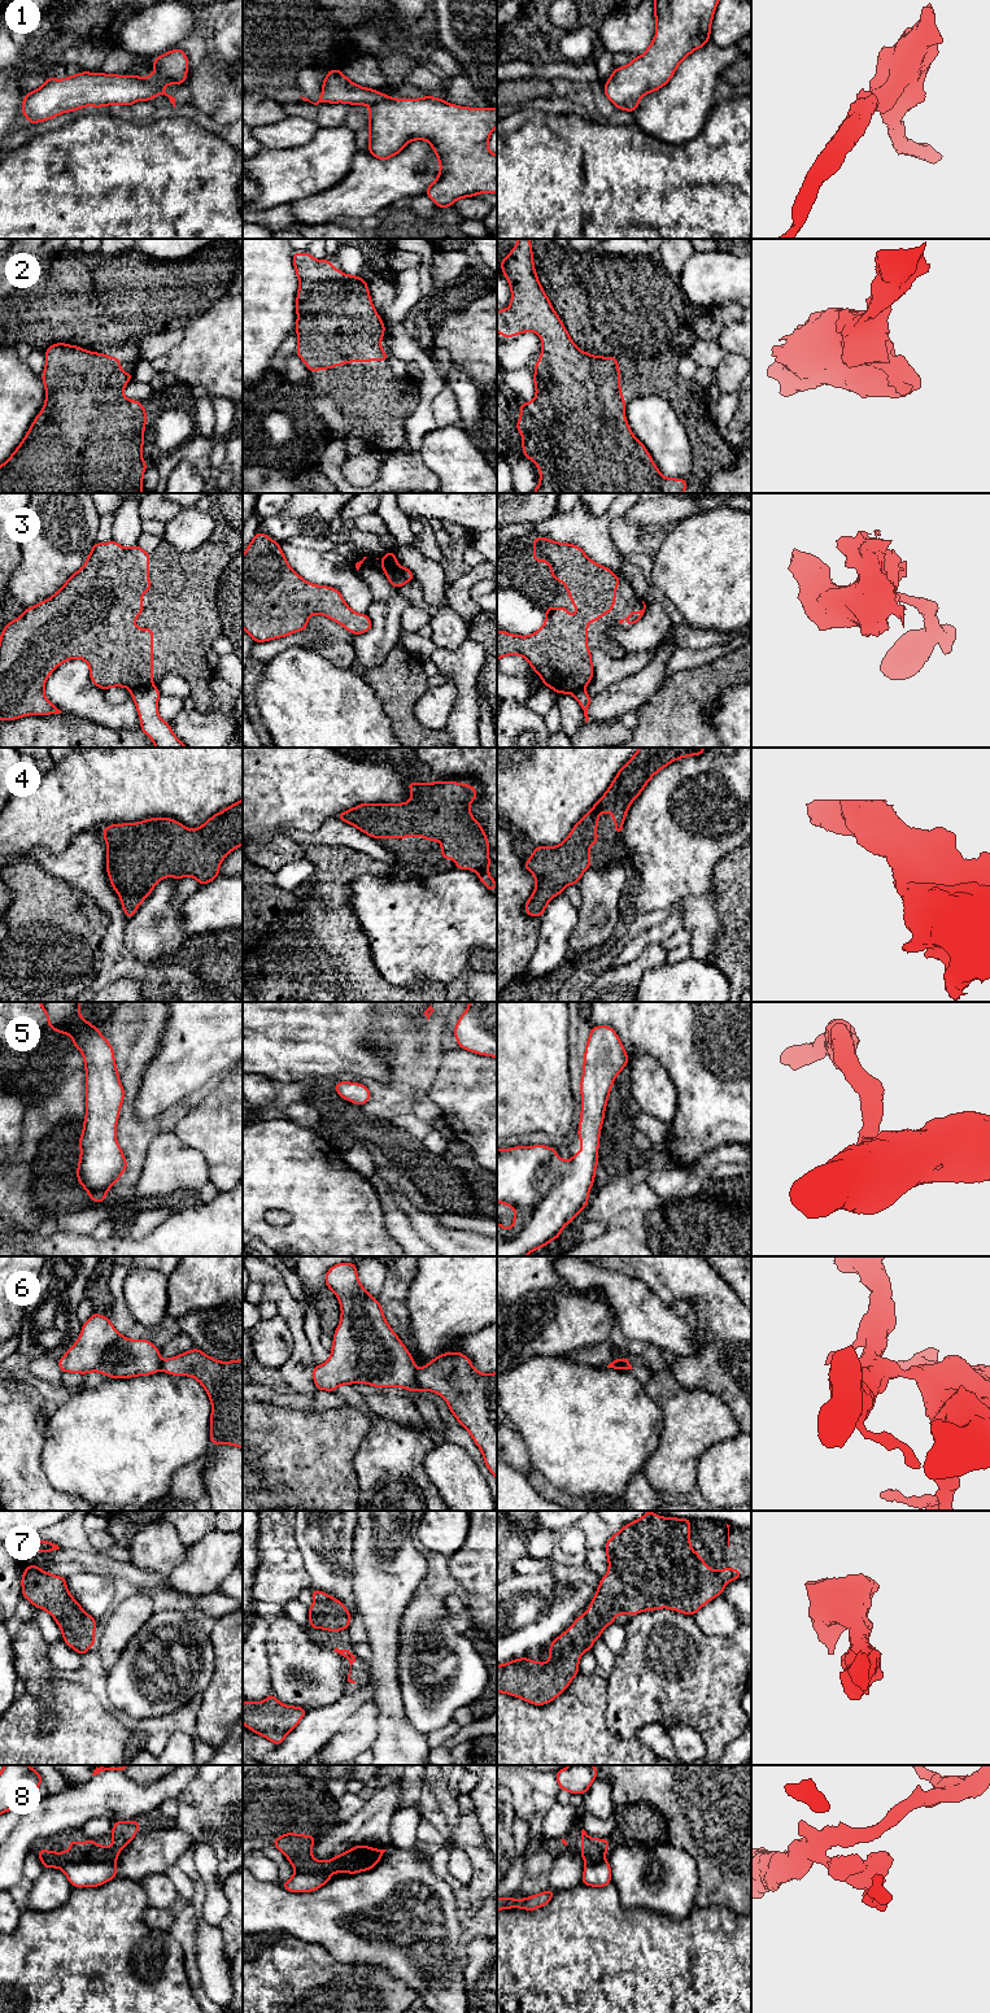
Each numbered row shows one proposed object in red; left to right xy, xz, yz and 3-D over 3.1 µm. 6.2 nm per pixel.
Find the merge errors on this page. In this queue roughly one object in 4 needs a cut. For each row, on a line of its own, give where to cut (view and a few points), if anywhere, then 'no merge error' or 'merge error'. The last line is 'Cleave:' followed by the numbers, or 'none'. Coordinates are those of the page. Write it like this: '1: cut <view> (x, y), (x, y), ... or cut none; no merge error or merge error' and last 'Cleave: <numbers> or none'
1: cut none; no merge error
2: cut none; no merge error
3: cut xy (152, 685), (135, 688), (131, 692); merge error
4: cut none; no merge error
5: cut none; no merge error
6: cut xz (418, 1371), (417, 1388); merge error
7: cut none; no merge error
8: cut xy (114, 1860), (66, 1861), (59, 1866); merge error
Cleave: 3, 6, 8

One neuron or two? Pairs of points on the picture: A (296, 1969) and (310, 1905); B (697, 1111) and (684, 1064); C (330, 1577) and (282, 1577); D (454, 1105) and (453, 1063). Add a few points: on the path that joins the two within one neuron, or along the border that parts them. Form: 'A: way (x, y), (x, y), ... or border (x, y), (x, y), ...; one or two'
A: border (284, 1933), (319, 1943), (330, 1955); two
B: way (697, 1099), (697, 1079), (694, 1076); one
C: border (299, 1549), (312, 1587); two
D: way (454, 1094), (454, 1073); one

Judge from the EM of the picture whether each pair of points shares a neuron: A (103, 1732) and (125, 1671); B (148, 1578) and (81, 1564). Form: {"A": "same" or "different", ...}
{"A": "different", "B": "same"}

